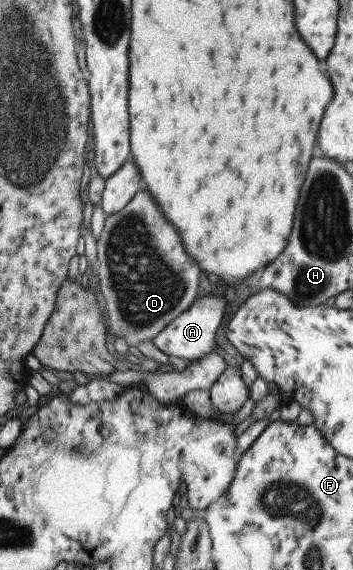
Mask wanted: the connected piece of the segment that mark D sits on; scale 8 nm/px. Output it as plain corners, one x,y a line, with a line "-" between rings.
140,188
122,210
104,217
104,226
96,240
96,271
99,293
103,297
104,315
107,317
106,333
110,341
122,337
127,345
155,337
175,317
193,302
200,269
191,261
177,237
177,231
167,223
150,193

